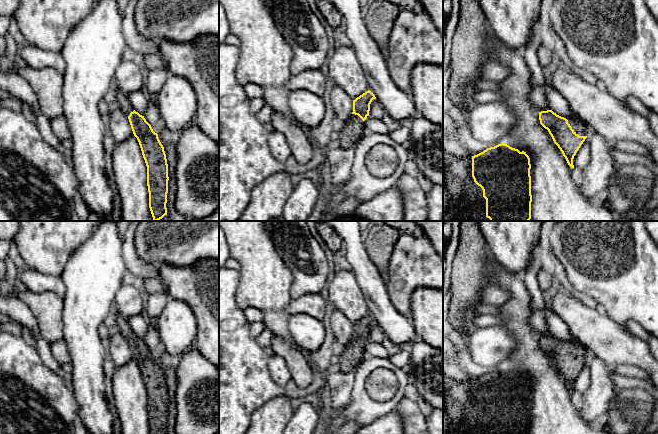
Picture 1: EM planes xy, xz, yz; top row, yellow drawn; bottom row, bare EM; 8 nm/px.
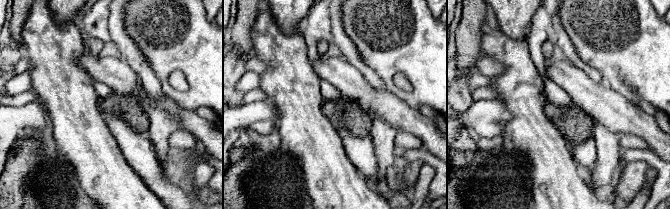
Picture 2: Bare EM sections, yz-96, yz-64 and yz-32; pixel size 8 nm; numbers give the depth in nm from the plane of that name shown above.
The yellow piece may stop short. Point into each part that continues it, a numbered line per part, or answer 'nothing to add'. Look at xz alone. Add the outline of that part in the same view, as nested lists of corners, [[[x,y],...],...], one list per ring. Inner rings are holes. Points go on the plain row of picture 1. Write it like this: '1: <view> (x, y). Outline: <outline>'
1: xz (354, 352). Outline: [[[352,338],[345,346],[345,350],[337,365],[343,373],[354,371],[355,367],[360,363],[365,355],[365,345],[363,345],[358,339]]]

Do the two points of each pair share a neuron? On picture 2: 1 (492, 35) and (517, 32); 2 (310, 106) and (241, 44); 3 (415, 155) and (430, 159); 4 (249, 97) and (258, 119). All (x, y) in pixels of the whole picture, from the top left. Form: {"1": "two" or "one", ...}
{"1": "two", "2": "two", "3": "one", "4": "two"}

